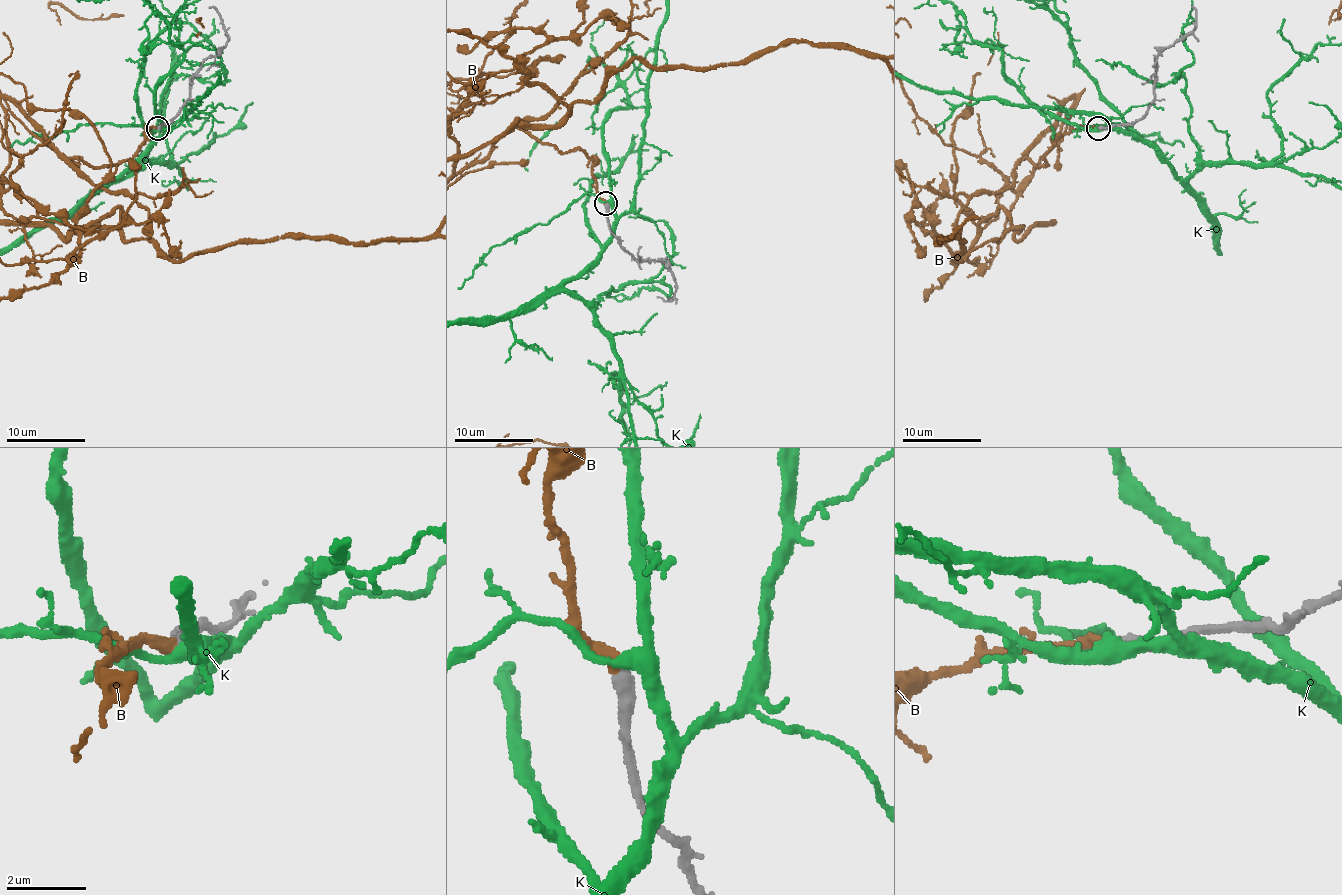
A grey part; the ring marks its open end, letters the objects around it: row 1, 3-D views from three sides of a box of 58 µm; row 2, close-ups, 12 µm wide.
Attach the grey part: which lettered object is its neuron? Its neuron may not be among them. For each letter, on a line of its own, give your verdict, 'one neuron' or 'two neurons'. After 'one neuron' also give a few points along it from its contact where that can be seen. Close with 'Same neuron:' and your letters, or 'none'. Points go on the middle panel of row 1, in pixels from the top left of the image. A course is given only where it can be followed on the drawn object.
B: one neuron
K: two neurons
Same neuron: B

